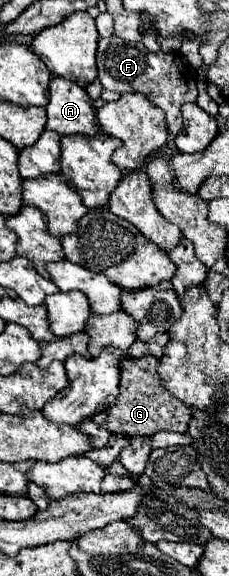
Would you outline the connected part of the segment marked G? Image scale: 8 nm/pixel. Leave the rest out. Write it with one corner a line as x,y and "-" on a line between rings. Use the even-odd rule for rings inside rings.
147,355
141,359
123,359
119,365
121,371
121,385
119,385
119,399
115,405
107,409
107,423
105,427
111,429
115,435
155,435
159,431
177,431
185,433
187,423
191,419
189,407
183,405
177,397
171,397
167,389
163,389
159,381
159,371
157,371
159,359

